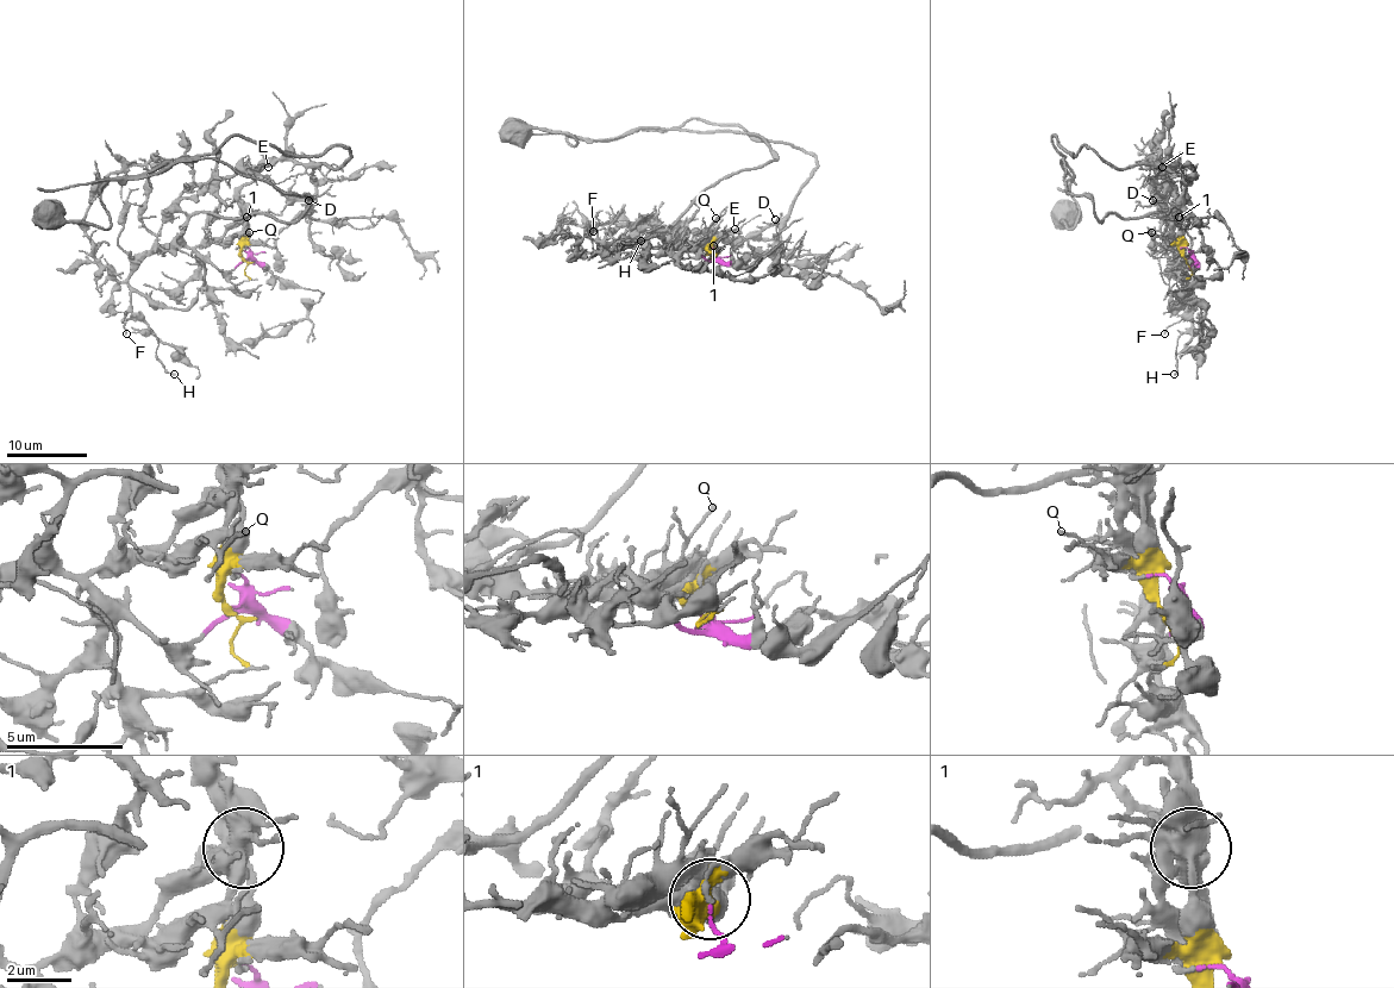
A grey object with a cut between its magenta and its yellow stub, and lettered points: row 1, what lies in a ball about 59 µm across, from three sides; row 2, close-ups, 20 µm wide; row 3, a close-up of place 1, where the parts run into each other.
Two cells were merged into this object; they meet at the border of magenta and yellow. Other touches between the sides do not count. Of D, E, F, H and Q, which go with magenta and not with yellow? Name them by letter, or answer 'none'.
F, H

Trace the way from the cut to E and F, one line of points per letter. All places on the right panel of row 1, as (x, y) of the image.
E: (1187, 258), (1179, 229), (1176, 191), (1162, 166)
F: (1187, 258), (1193, 263), (1175, 270), (1181, 244), (1176, 267), (1187, 279), (1187, 316), (1164, 333)

